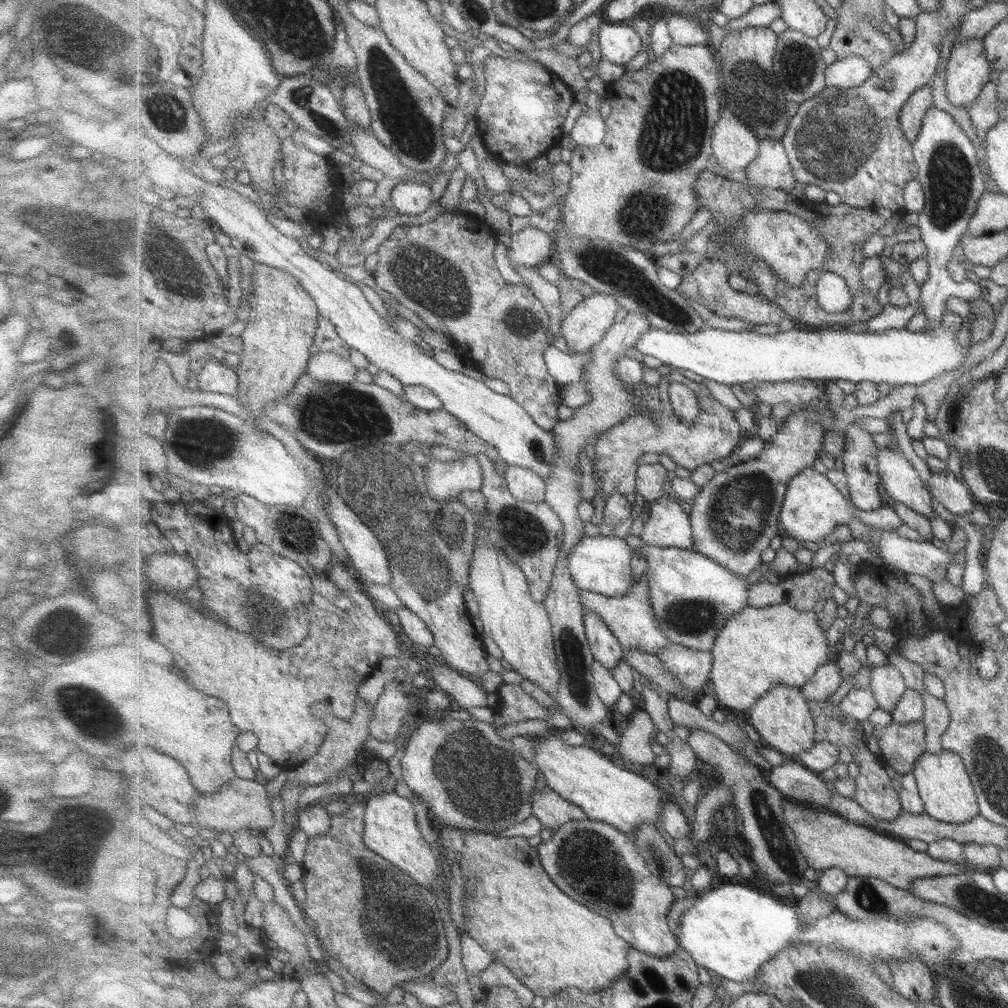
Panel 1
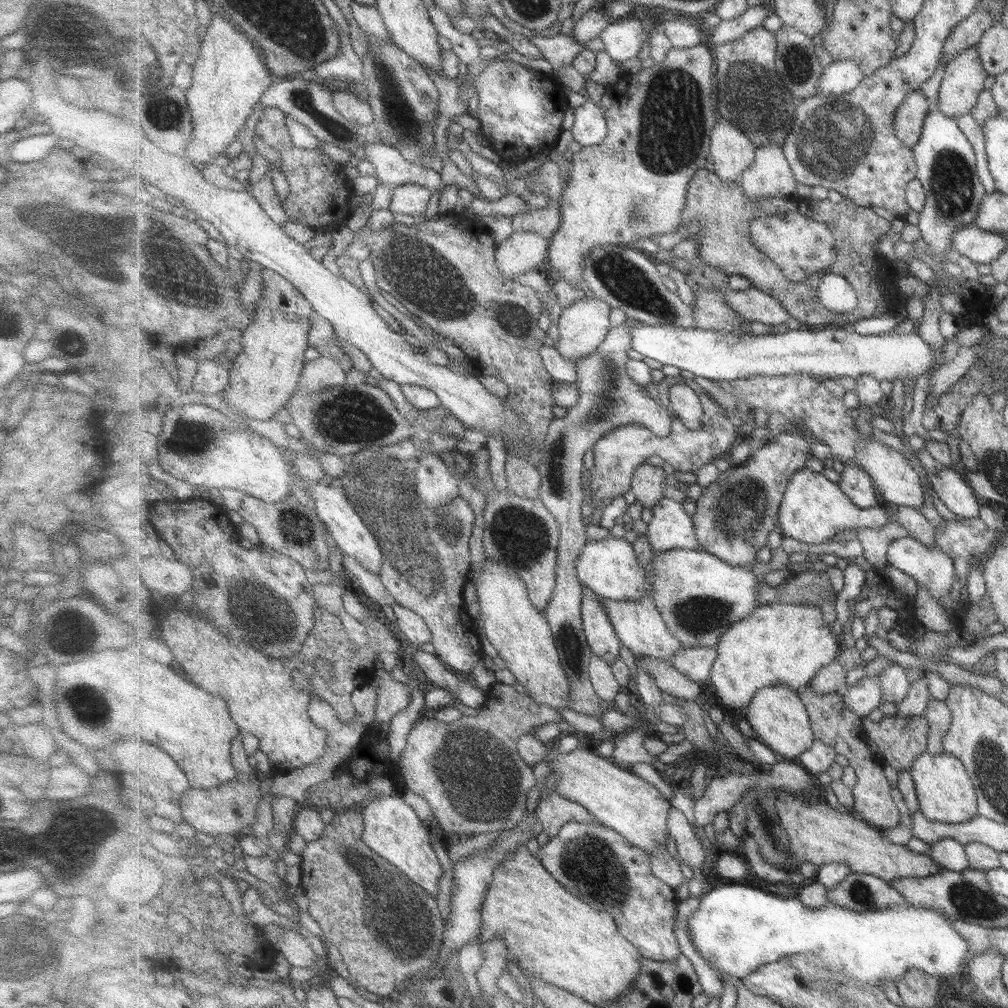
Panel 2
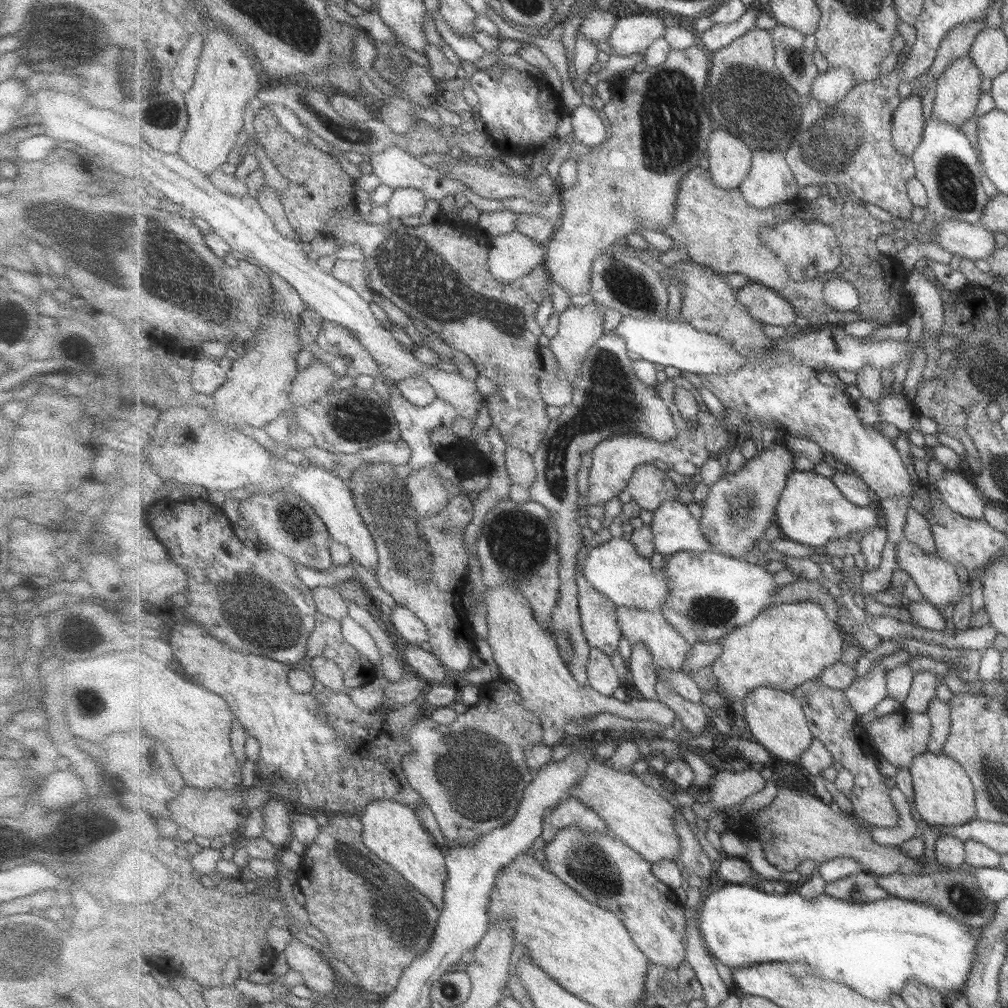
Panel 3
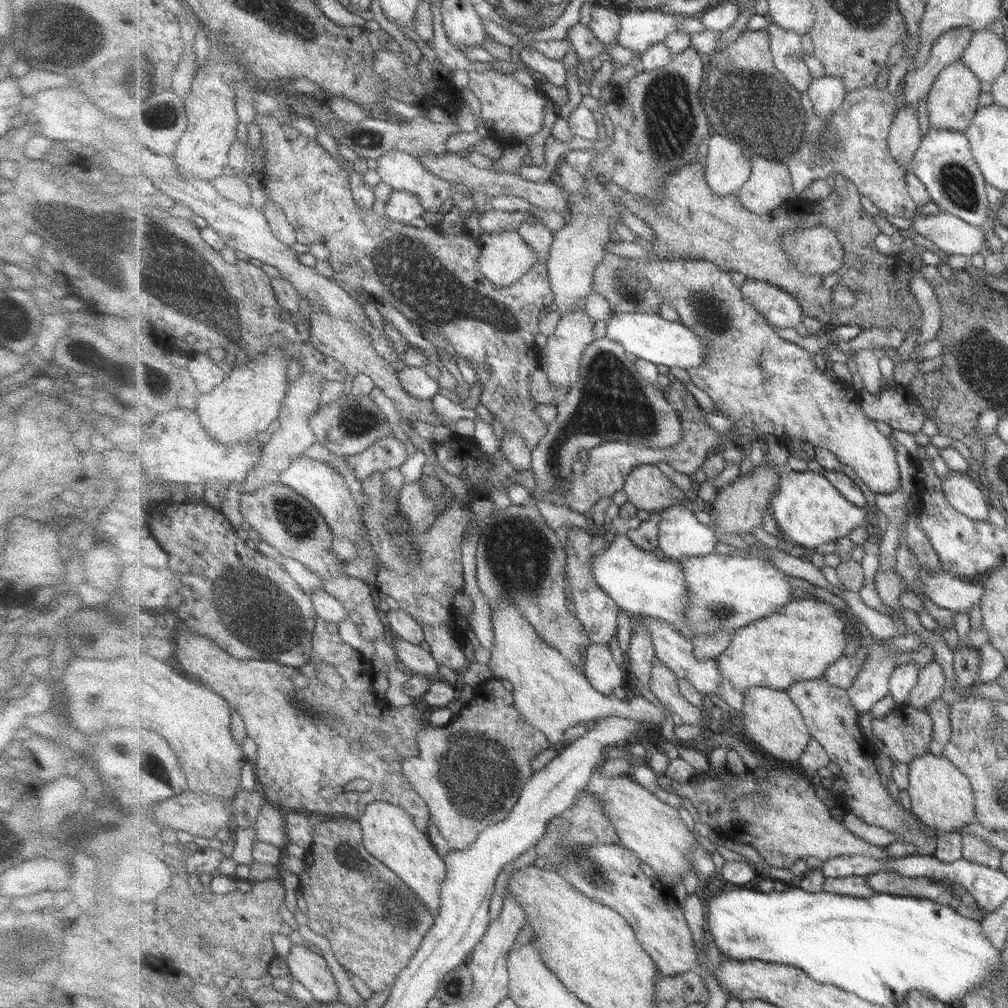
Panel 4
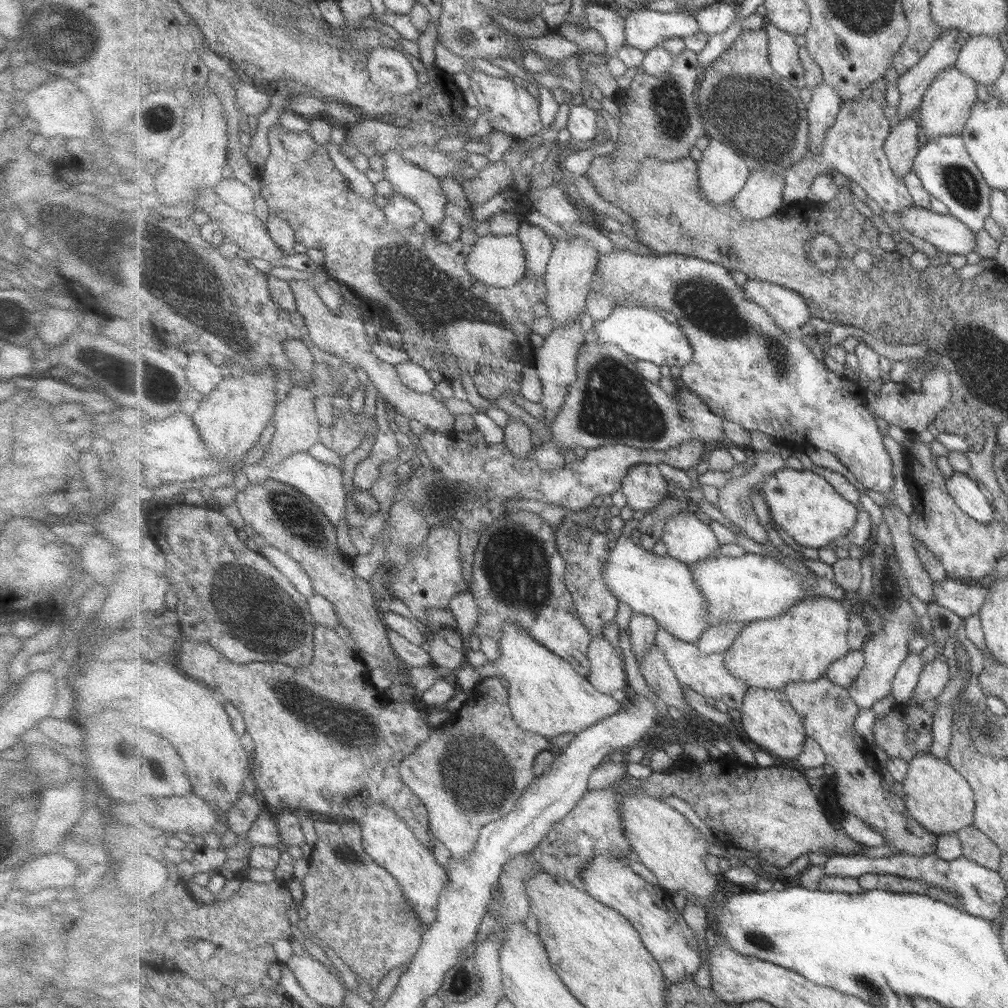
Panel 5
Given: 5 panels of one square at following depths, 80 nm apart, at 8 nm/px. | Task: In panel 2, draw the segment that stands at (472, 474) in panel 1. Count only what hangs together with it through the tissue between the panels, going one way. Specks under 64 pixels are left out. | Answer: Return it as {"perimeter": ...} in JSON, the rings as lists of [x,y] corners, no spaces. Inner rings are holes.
{"perimeter":[[[435,453],[421,458],[415,469],[418,480],[417,496],[421,504],[446,508],[452,501],[461,497],[462,491],[459,489],[461,482],[457,476],[451,474],[451,469]]]}

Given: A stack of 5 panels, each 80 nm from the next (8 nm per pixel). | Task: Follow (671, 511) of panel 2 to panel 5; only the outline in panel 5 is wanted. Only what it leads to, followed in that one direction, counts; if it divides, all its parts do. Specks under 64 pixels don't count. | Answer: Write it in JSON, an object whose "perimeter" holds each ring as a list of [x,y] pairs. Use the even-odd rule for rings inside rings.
{"perimeter":[[[688,510],[681,511],[667,519],[662,541],[666,547],[667,555],[671,558],[679,559],[688,565],[693,565],[694,562],[699,562],[711,556],[711,554],[721,546],[717,541],[715,532],[711,530],[709,523],[705,524],[705,522],[701,522],[701,520],[695,516],[695,513],[690,513]]]}

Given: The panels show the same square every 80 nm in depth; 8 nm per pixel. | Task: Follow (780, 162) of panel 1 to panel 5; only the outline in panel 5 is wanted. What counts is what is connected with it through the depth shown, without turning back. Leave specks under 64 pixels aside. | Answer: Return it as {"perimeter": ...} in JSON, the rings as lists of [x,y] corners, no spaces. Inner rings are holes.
{"perimeter":[[[755,169],[742,192],[732,201],[745,218],[765,220],[784,207],[785,172],[783,175],[767,169]]]}

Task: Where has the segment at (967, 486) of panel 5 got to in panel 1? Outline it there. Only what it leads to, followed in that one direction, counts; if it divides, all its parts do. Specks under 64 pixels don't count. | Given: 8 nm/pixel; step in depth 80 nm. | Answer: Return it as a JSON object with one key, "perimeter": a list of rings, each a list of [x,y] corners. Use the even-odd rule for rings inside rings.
{"perimeter":[[[936,471],[928,478],[928,488],[937,503],[953,515],[965,515],[979,508],[977,500],[963,482],[951,471]]]}

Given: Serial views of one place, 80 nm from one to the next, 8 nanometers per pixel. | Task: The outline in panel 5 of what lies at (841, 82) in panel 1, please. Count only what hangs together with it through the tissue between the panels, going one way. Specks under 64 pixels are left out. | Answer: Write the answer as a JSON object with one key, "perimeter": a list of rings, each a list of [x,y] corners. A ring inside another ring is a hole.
{"perimeter":[[[822,82],[811,89],[812,97],[808,103],[808,118],[810,119],[810,148],[814,153],[822,151],[826,132],[836,121],[843,100],[836,86]]]}

